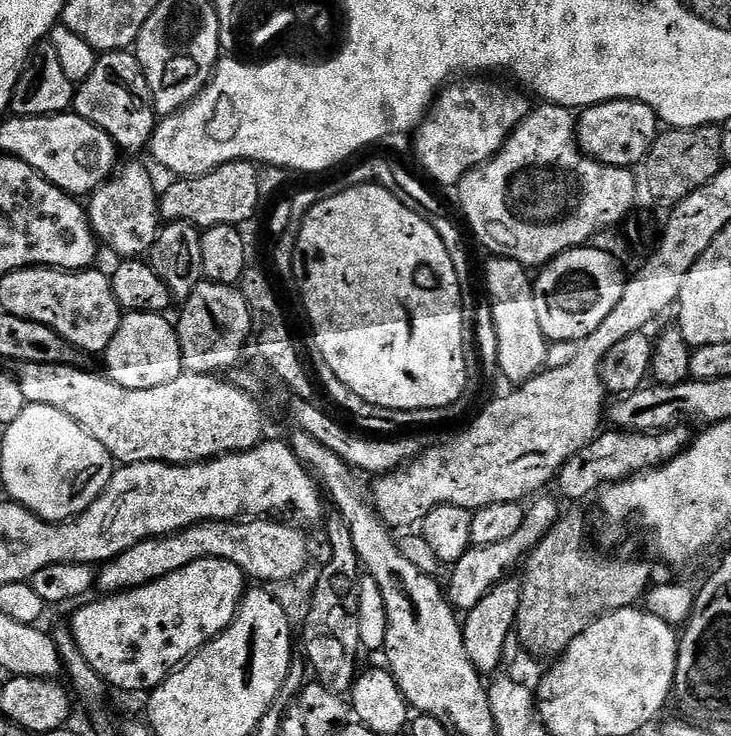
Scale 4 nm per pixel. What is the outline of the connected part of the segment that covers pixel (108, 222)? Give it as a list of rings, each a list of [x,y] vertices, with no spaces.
[[[132,162],[115,171],[115,178],[101,183],[91,193],[96,202],[88,202],[86,211],[92,224],[92,231],[120,258],[140,258],[148,254],[156,235],[162,227],[158,205],[158,193],[151,184],[150,175],[143,163]]]

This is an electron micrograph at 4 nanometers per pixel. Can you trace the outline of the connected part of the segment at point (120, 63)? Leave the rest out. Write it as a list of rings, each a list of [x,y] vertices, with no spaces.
[[[122,50],[99,55],[90,76],[75,89],[74,112],[103,130],[117,149],[144,152],[156,129],[158,113],[152,106],[146,74],[135,53]]]

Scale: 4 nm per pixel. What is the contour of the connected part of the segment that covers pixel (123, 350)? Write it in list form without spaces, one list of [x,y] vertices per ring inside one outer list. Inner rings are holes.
[[[128,312],[104,353],[109,379],[127,389],[150,389],[172,382],[184,371],[175,325],[163,313]]]

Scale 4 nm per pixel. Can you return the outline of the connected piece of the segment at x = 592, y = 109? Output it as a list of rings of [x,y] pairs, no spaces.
[[[607,100],[601,104],[591,104],[579,113],[576,122],[576,140],[580,151],[607,168],[632,170],[635,164],[636,167],[643,165],[657,135],[656,111],[637,100]]]

